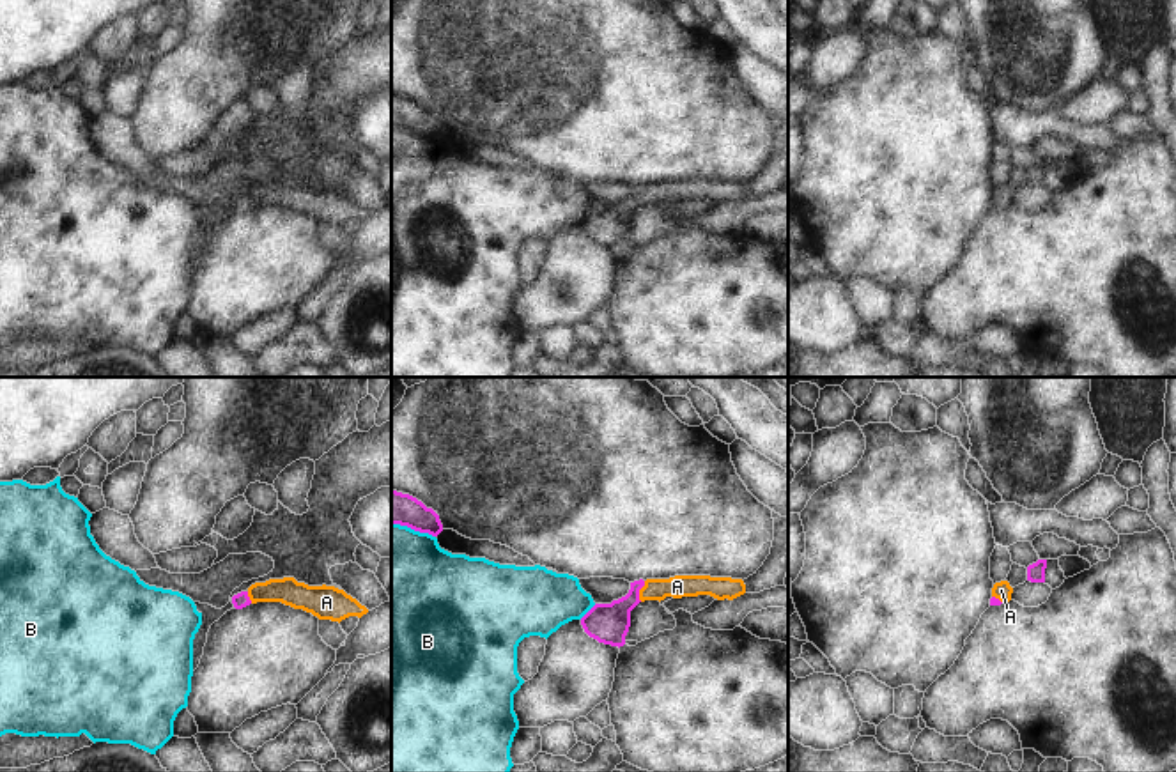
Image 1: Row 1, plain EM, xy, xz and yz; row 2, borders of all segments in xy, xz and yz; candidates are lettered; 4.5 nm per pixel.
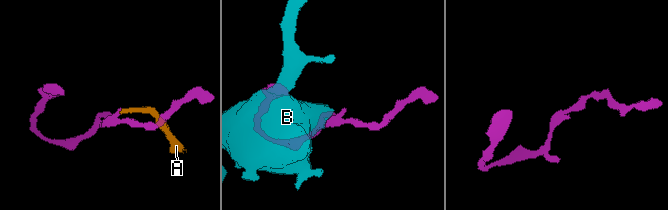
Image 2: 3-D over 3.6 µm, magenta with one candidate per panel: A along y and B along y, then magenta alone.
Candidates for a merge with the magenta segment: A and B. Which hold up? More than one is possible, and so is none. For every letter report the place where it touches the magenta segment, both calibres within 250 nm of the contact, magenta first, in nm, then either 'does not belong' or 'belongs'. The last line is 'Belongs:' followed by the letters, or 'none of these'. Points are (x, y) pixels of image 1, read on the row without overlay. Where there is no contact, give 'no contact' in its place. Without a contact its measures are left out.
A: xz (638, 195) | 180/100 nm | belongs
B: xz (588, 215) | 180/300 nm | does not belong
Belongs: A

